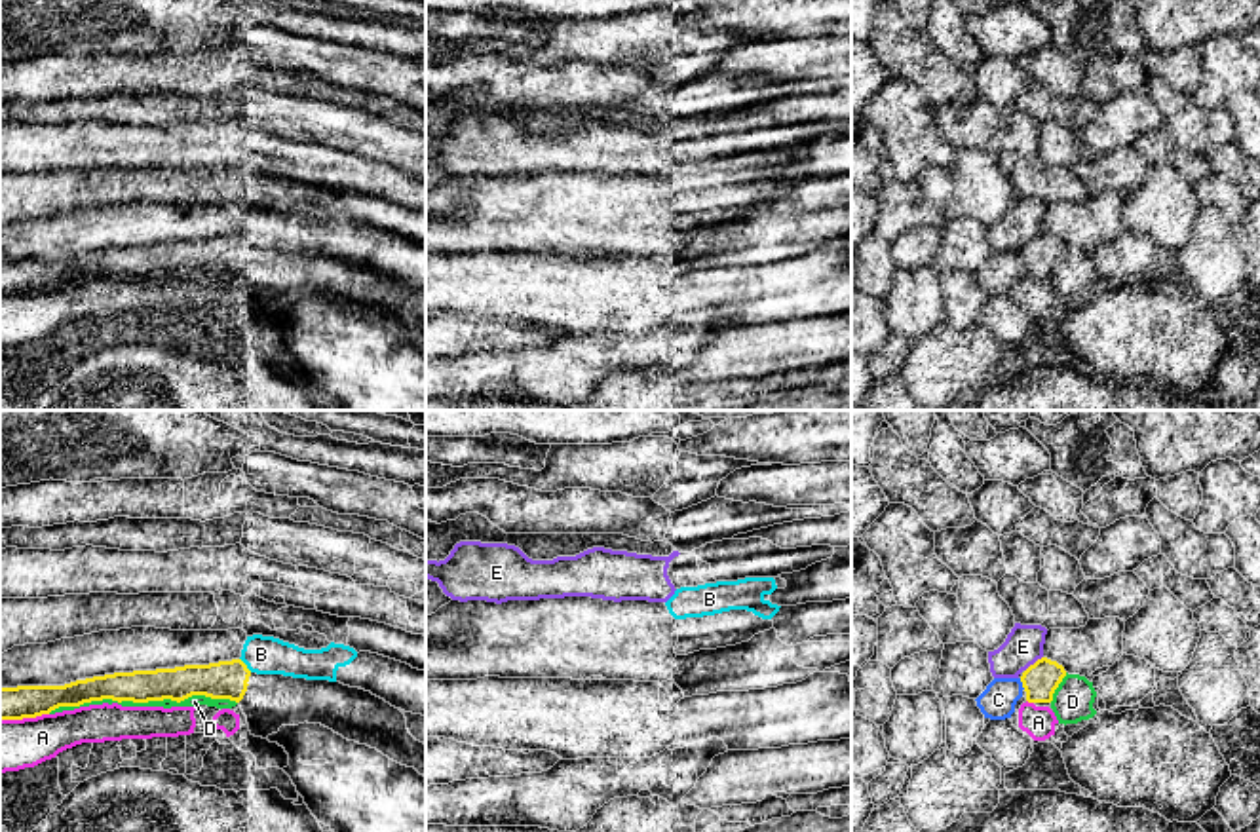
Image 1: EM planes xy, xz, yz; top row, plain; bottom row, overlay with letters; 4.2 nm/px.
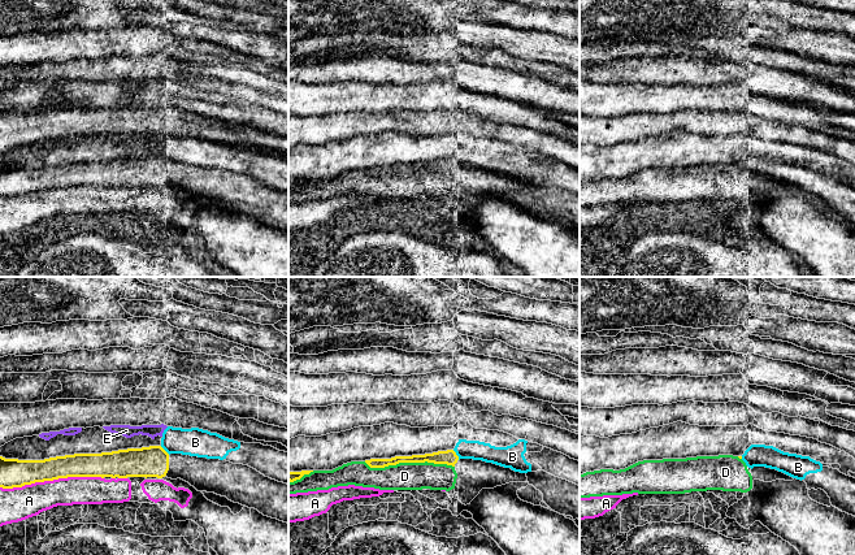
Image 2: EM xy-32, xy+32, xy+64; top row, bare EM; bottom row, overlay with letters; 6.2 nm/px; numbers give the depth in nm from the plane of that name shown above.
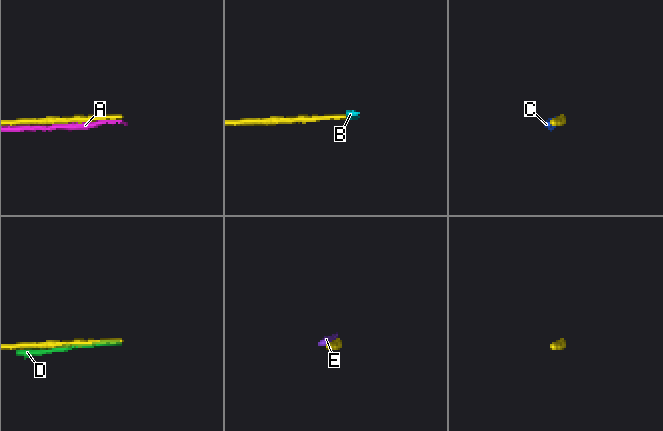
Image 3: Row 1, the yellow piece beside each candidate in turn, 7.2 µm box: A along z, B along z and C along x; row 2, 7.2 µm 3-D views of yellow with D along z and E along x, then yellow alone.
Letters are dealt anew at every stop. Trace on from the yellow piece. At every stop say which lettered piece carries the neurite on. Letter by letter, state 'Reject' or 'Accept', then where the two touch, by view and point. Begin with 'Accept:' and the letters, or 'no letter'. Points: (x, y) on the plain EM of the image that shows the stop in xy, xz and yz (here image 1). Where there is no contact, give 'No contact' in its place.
Accept: B
A: Reject. Touches yellow at xy (23, 291)
B: Accept. Touches yellow at xy (246, 240)
C: Reject. Touches yellow at yz (1023, 259)
D: Reject. Touches yellow at xy (141, 276)
E: Reject. Touches yellow at yz (1034, 238)

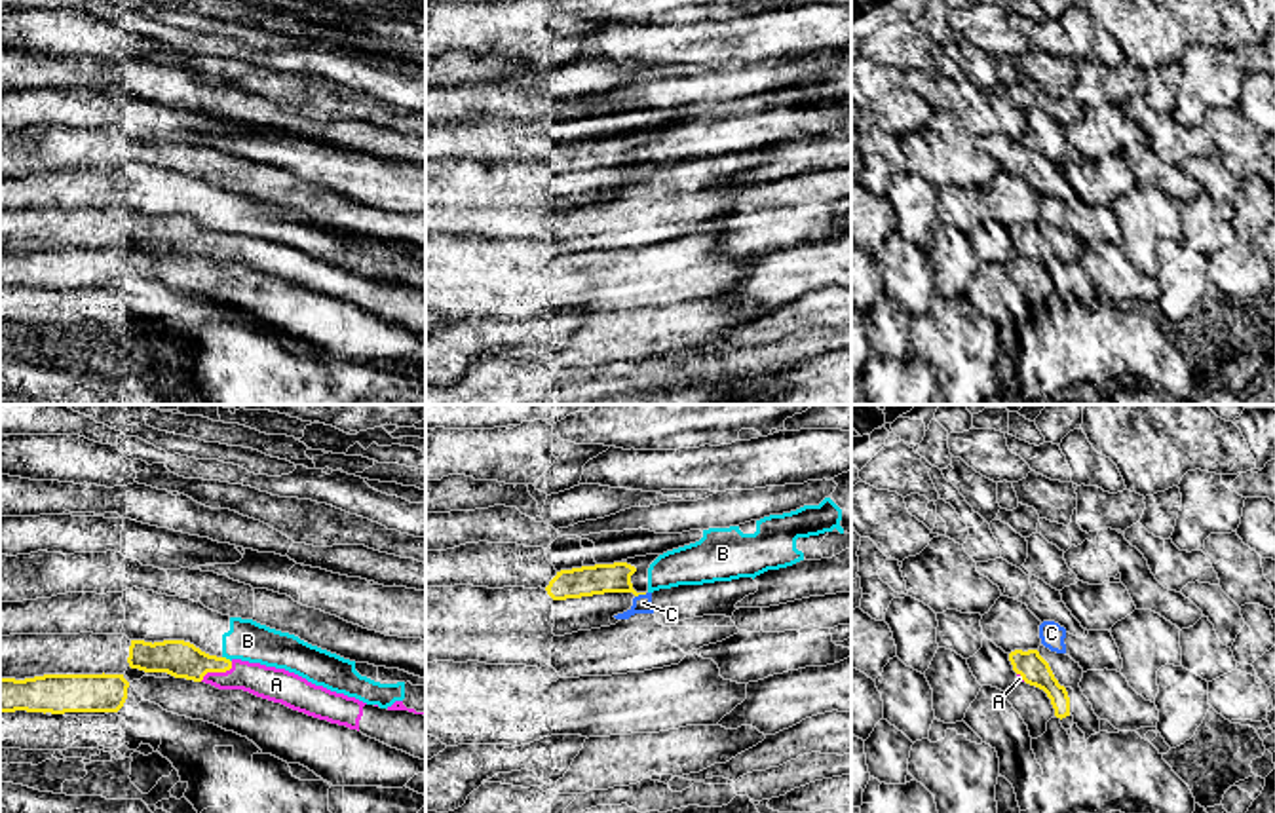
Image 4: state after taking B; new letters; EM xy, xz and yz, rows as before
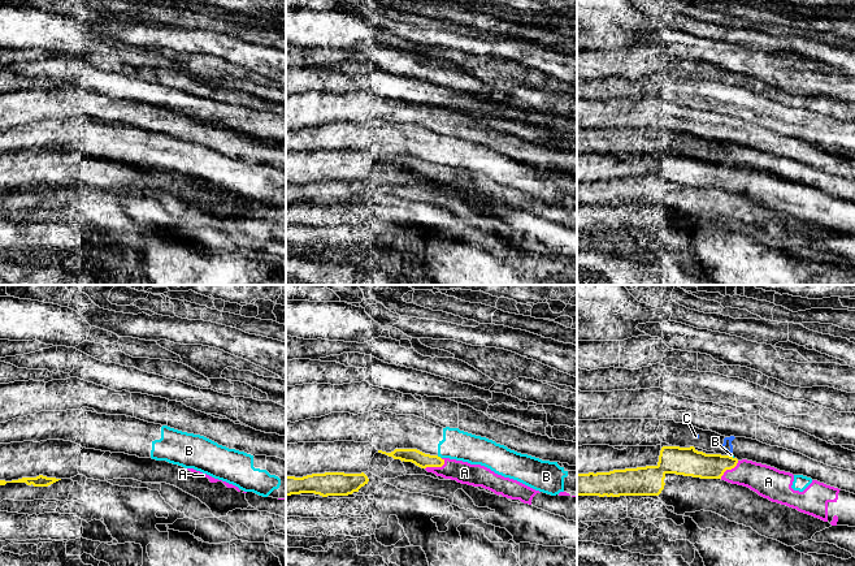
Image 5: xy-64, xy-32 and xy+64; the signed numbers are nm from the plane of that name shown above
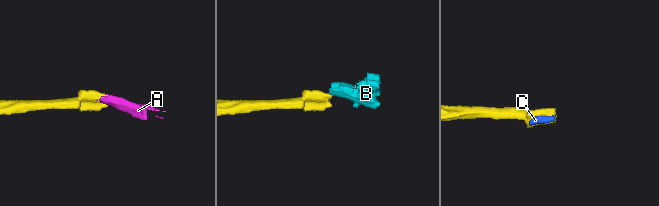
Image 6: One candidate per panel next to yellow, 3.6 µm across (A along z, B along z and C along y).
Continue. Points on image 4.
Accept: A
A: Accept. Touches yellow at xy (217, 245)
B: Reject. Touches yellow at xy (225, 232)
C: Reject. Touches yellow at xz (641, 168)

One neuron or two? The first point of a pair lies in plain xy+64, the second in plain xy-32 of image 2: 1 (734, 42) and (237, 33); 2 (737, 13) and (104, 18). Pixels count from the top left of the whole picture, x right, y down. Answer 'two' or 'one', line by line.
1: one
2: one

